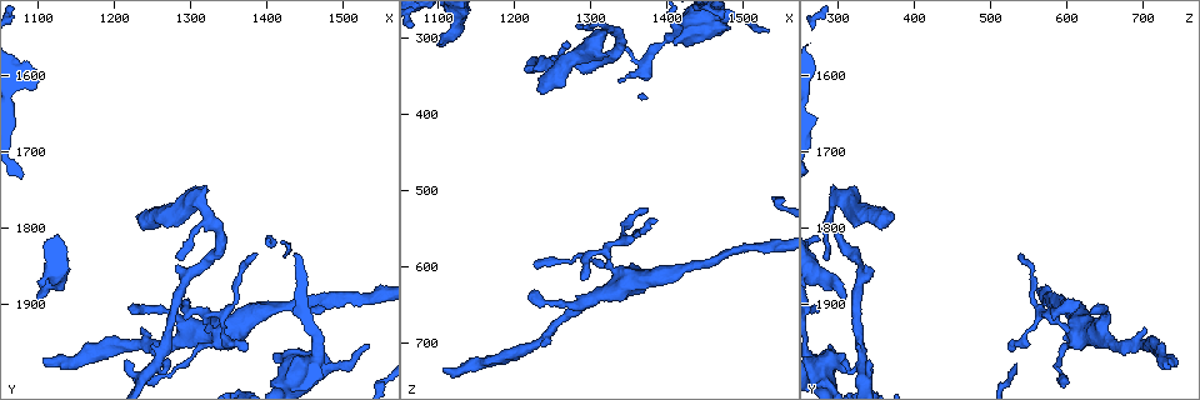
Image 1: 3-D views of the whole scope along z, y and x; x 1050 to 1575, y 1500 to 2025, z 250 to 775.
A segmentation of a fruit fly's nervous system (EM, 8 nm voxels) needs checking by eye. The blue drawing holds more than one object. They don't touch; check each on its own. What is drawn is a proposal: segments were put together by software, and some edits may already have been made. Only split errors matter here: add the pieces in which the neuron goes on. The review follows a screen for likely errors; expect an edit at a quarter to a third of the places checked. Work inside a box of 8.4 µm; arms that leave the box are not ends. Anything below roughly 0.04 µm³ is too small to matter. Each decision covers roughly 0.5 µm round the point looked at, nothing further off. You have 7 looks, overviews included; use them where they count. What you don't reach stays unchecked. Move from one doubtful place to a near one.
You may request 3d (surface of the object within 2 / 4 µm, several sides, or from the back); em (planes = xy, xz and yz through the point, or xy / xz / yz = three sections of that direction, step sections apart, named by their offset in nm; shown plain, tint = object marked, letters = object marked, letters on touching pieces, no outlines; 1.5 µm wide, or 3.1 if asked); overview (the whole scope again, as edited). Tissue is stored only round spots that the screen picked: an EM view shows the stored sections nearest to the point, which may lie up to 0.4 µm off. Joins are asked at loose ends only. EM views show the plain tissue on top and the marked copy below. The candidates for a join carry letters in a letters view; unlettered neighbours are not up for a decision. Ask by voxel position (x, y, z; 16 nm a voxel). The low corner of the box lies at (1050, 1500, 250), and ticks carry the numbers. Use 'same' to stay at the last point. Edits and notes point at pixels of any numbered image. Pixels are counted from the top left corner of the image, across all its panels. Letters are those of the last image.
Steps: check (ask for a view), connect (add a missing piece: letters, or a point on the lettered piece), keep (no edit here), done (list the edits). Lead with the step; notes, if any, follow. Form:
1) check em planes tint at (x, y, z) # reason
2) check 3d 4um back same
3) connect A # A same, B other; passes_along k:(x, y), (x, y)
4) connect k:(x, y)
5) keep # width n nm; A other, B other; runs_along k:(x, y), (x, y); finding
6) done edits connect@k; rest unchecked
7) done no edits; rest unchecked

check em planes letters at (1235, 1790, 365)

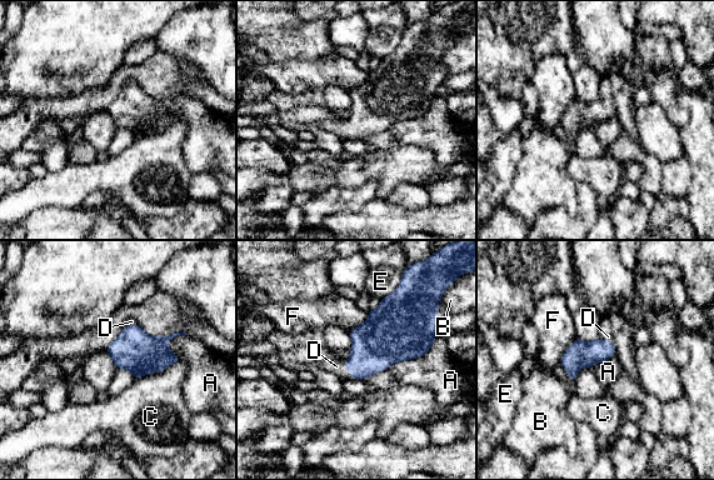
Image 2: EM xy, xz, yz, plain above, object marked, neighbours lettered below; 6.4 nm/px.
connect D # A other, B other, C other, D same, E other, F other; passes_along 2:(377, 345), (346, 369), (336, 366); it goes on there

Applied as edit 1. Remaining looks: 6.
check em xy step 8 tint at (1105, 1975, 735) # end of a long branch

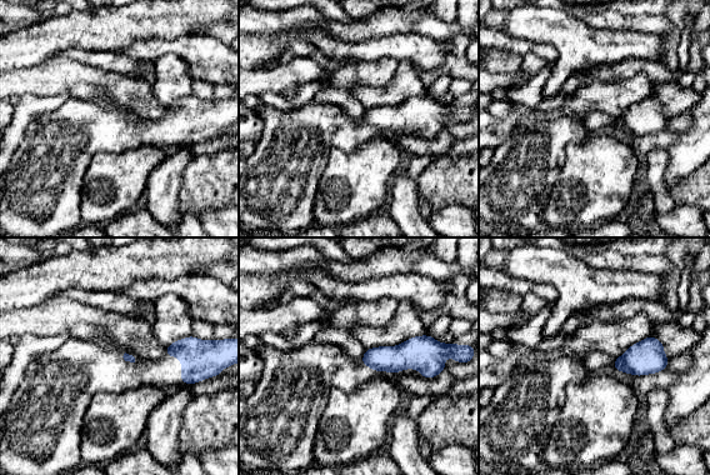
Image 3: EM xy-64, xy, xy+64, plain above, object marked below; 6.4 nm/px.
check em planes letters same

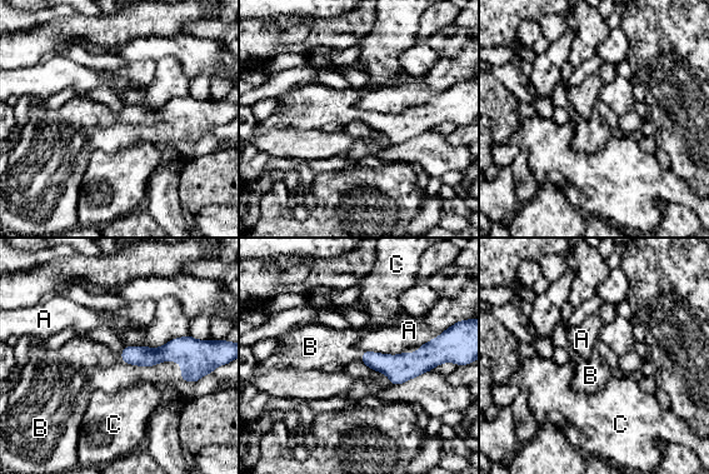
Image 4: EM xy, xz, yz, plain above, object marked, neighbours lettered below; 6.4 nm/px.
connect B # A other, B same, C other; passes_along 4:(134, 355), (134, 364), (95, 367); the neuron continues

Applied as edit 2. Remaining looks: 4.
check overview

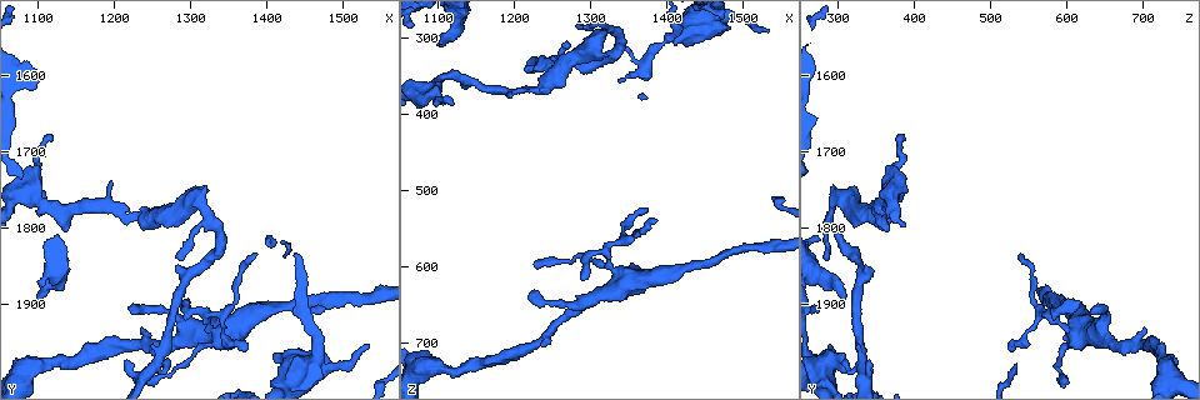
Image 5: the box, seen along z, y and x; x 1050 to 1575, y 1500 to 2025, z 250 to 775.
check 3d 4um back at (1535, 1955, 290) # an open end

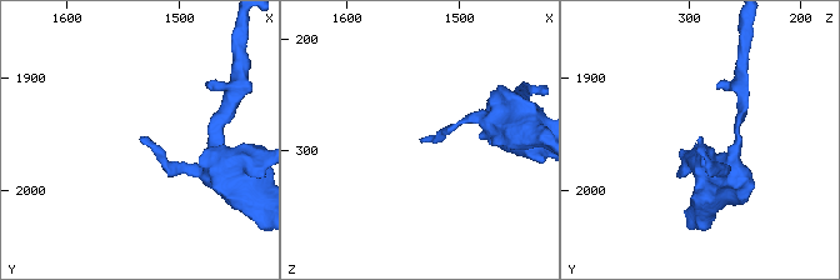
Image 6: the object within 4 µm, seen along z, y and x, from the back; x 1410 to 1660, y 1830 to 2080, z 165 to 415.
check em planes letters at (1534, 1956, 288) # shape alone is not enough

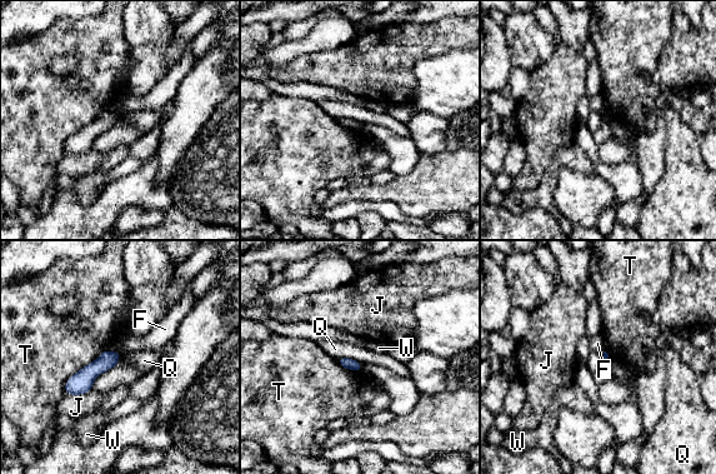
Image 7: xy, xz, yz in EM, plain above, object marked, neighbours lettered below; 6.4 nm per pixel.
keep # F other, J other, Q other, T other, W other; border 7:(336, 358), (351, 358), (361, 364); none of them fits

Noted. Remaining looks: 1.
done edits connect@2, connect@4; rest unchecked

